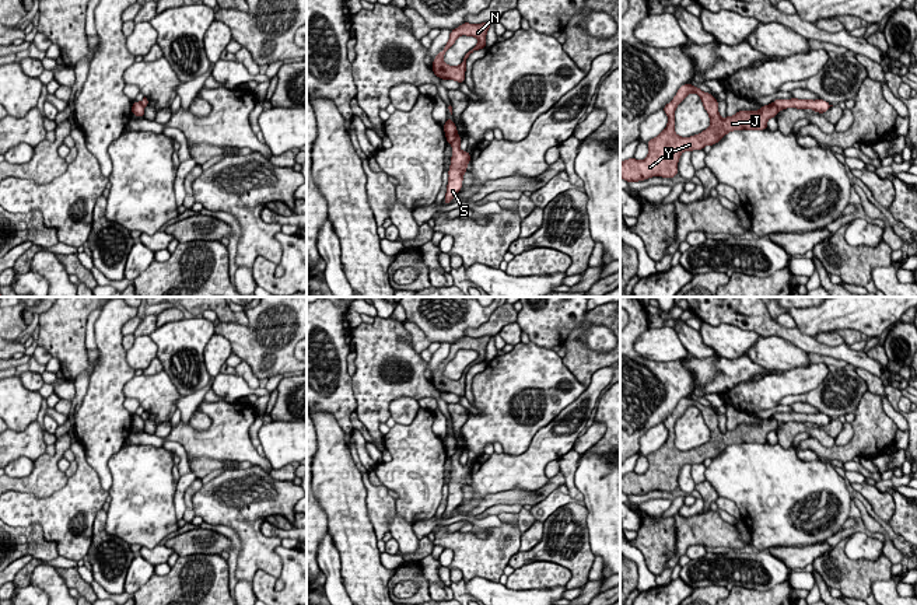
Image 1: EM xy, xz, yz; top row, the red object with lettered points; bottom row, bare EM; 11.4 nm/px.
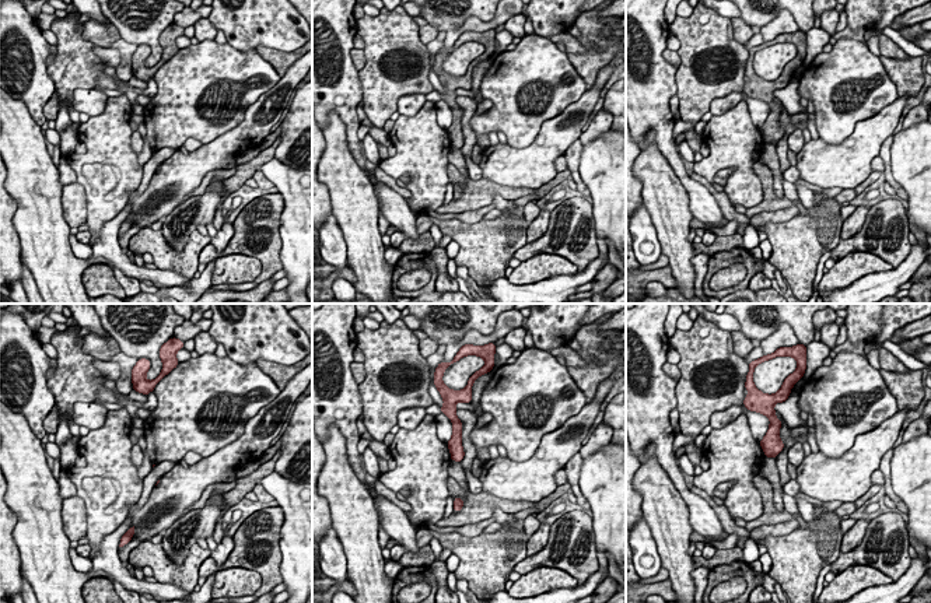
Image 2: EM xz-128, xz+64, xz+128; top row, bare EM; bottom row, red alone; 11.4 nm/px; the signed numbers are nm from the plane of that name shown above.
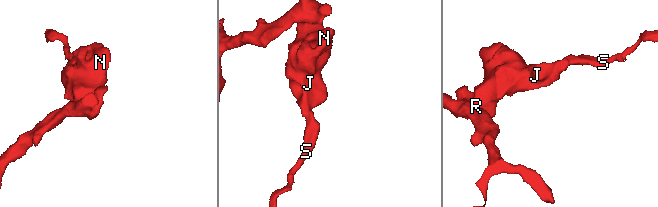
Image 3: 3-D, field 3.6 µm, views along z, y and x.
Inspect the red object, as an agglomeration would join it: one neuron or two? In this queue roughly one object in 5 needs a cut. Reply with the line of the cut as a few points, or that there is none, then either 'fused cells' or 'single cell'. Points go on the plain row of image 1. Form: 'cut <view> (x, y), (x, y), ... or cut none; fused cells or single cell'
cut xz (458, 448), (451, 457); fused cells

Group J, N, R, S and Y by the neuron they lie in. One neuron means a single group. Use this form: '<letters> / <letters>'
J N R Y / S

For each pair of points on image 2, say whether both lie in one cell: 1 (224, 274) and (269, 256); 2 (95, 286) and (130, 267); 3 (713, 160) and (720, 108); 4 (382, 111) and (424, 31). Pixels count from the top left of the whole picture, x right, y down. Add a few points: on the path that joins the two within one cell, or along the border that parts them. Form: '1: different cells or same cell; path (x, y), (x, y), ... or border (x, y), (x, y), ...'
1: different cells; border (227, 253), (255, 256), (261, 263), (258, 277)
2: different cells; border (97, 263), (105, 263), (112, 270)
3: different cells; border (742, 98), (724, 112), (713, 116)
4: different cells; border (412, 17), (417, 25), (417, 35), (426, 45)

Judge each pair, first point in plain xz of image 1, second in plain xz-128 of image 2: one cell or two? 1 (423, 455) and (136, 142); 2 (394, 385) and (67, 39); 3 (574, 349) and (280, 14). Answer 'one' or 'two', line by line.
1: two
2: one
3: two

